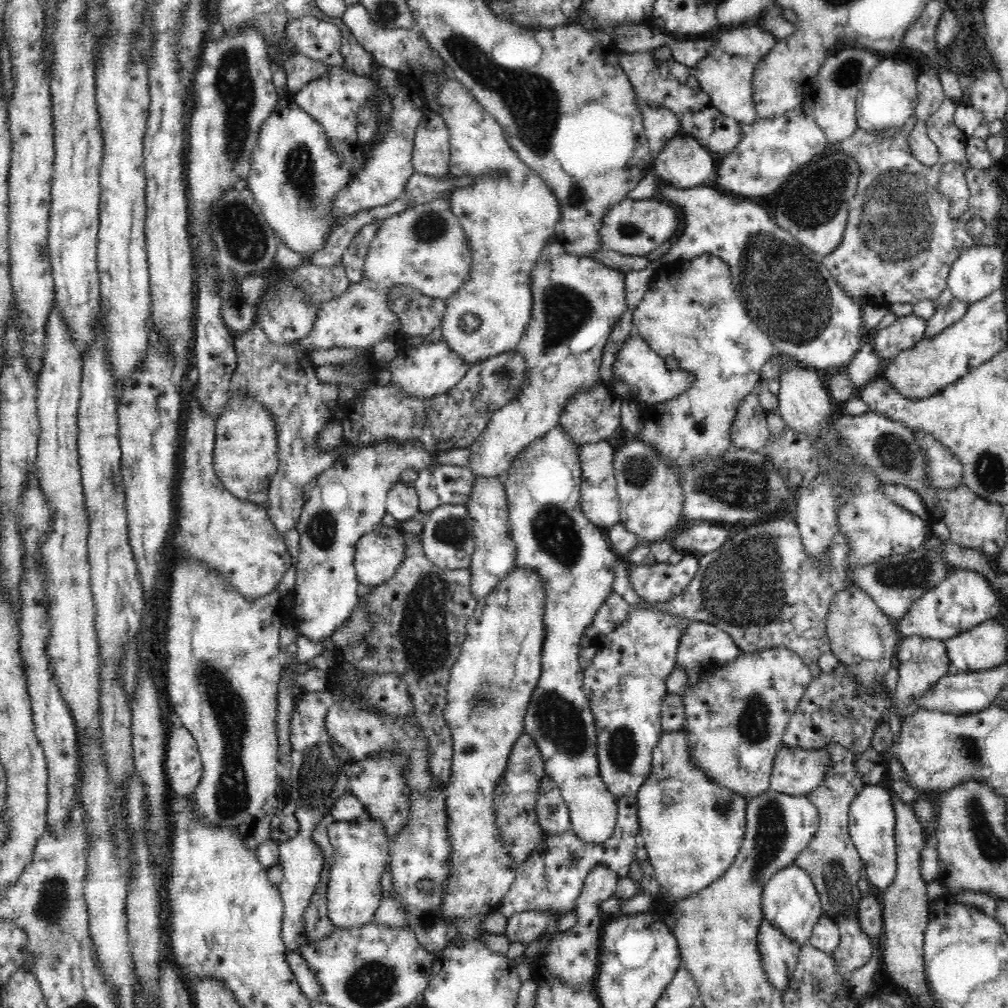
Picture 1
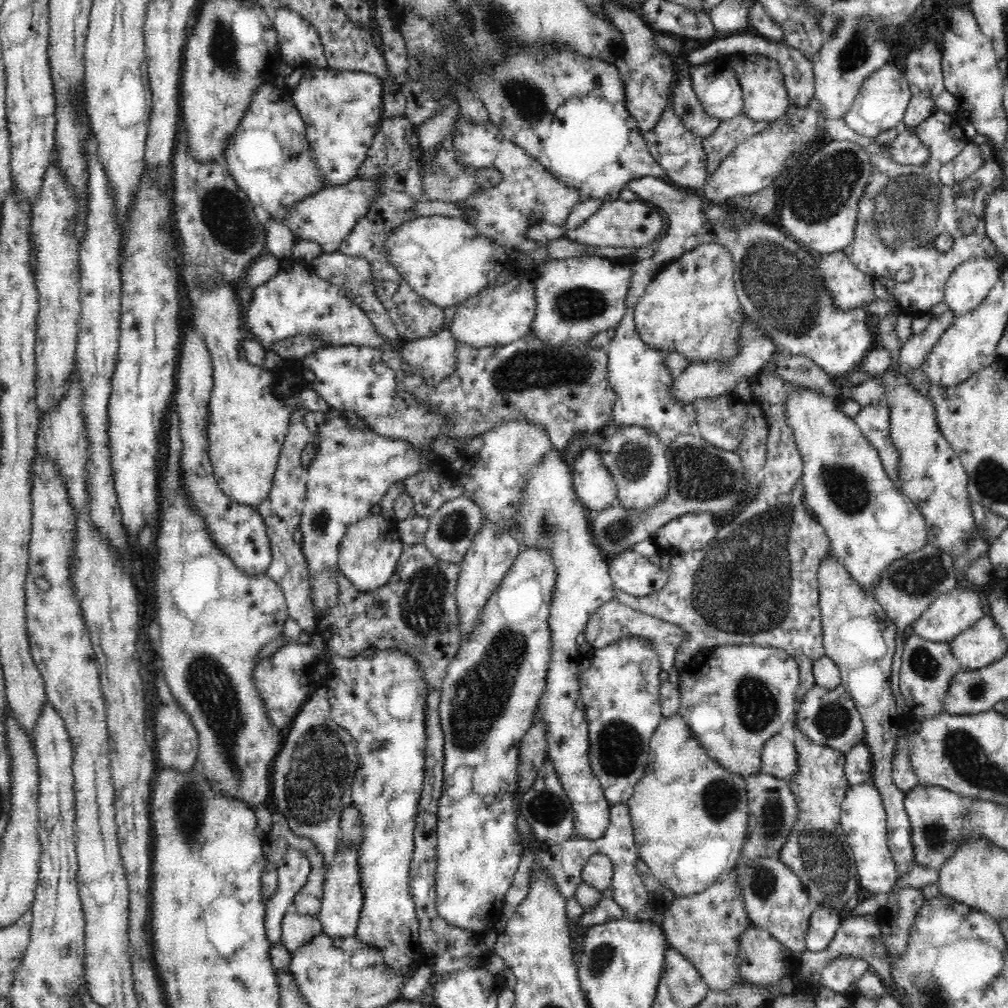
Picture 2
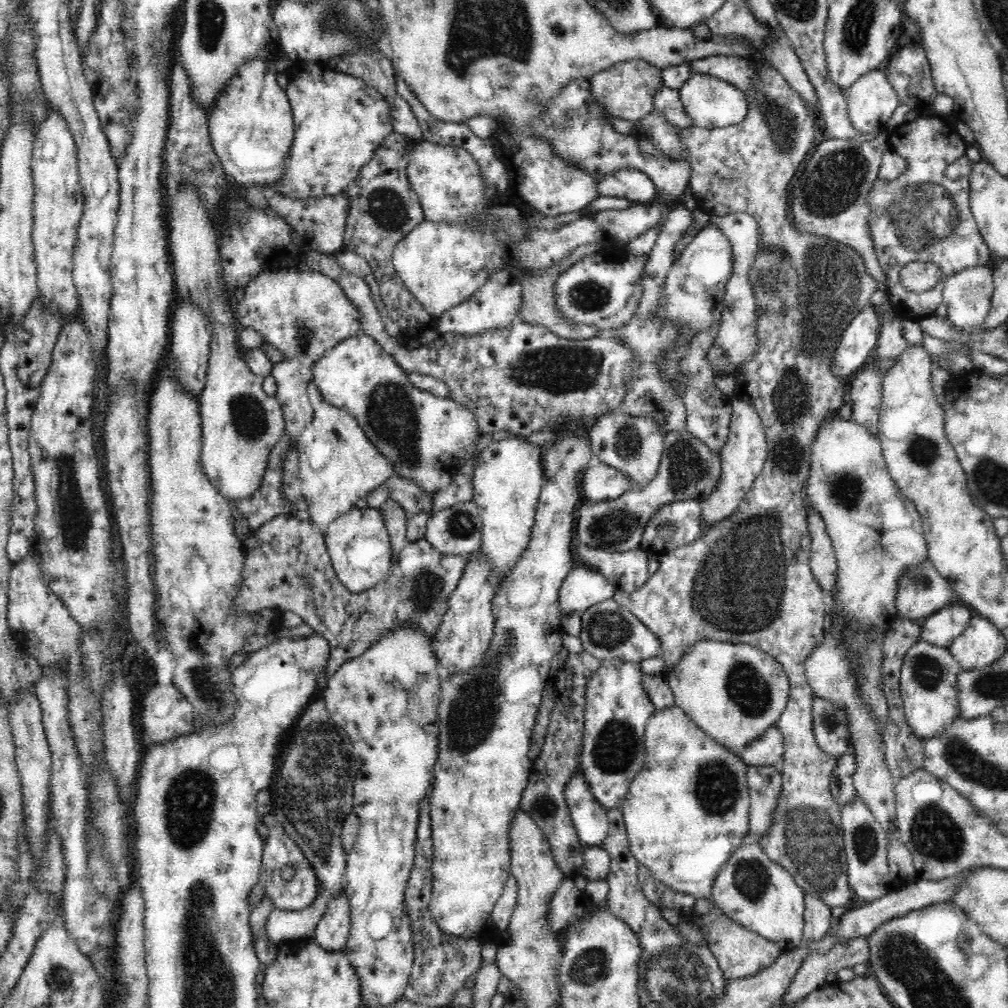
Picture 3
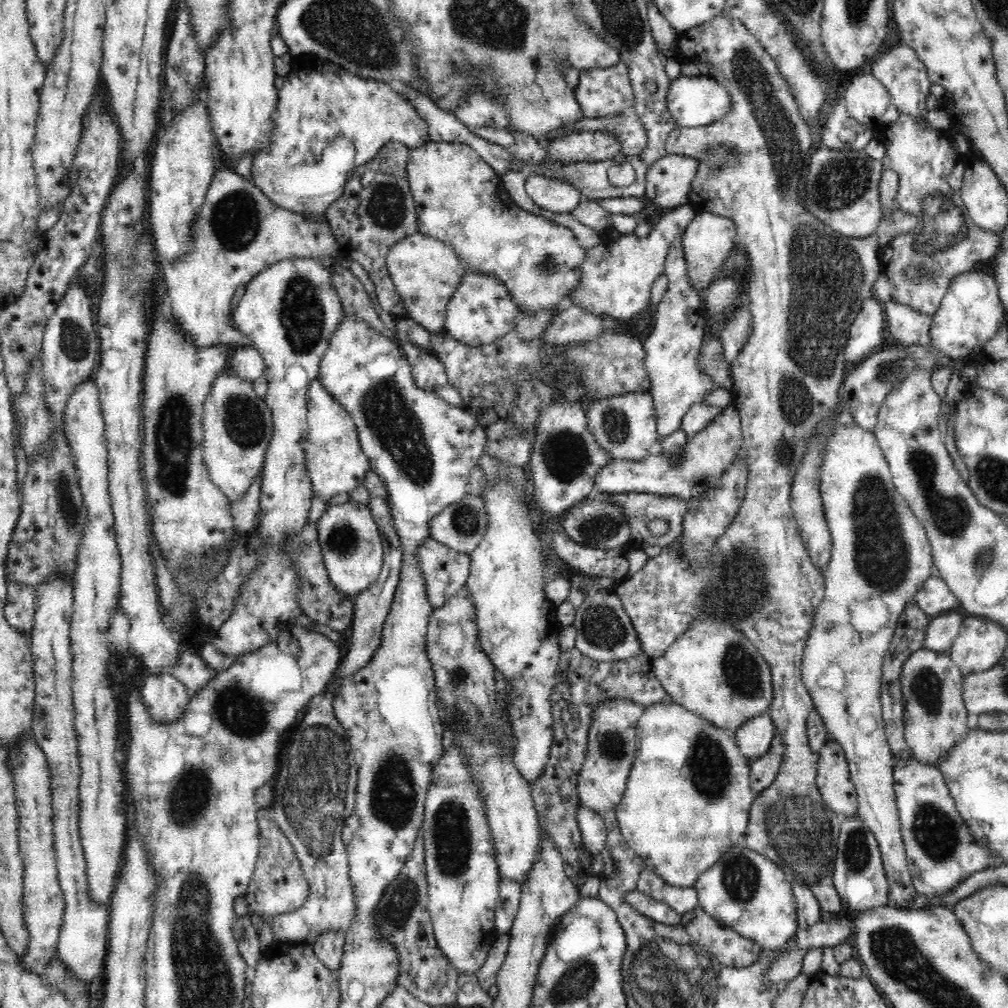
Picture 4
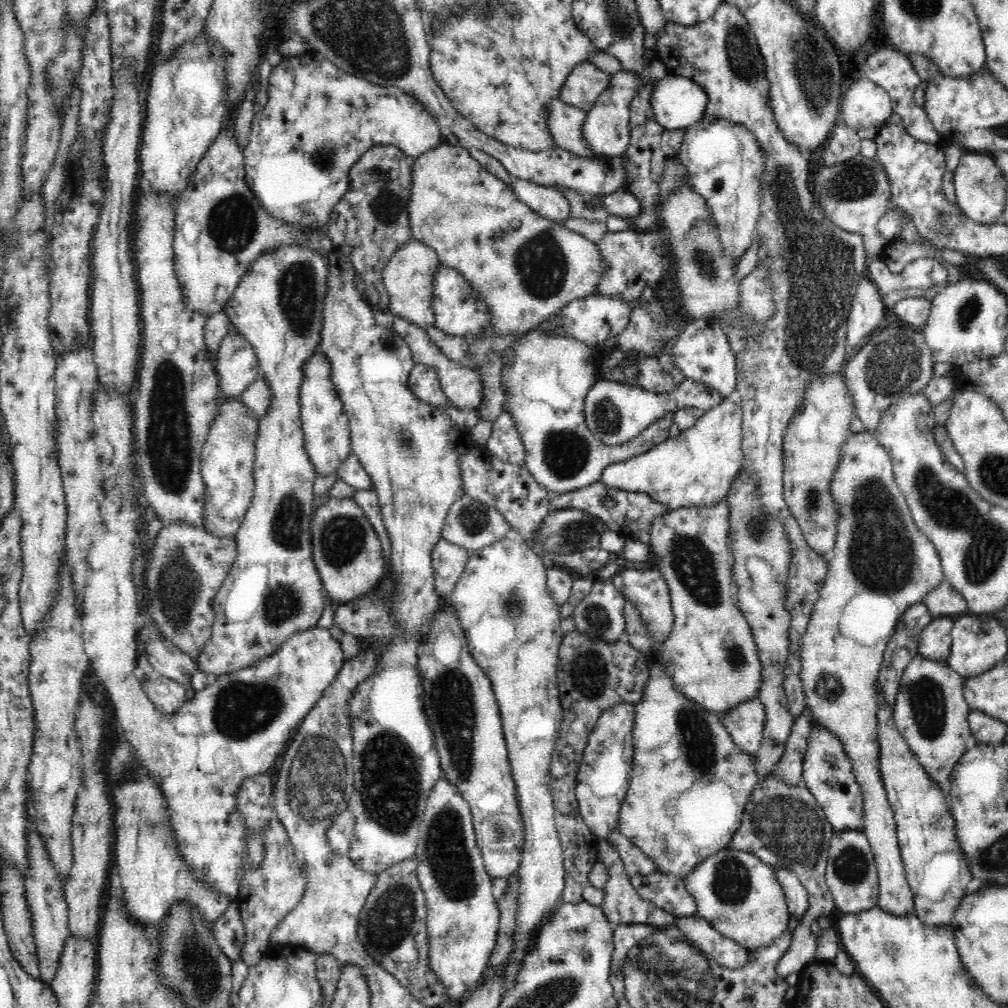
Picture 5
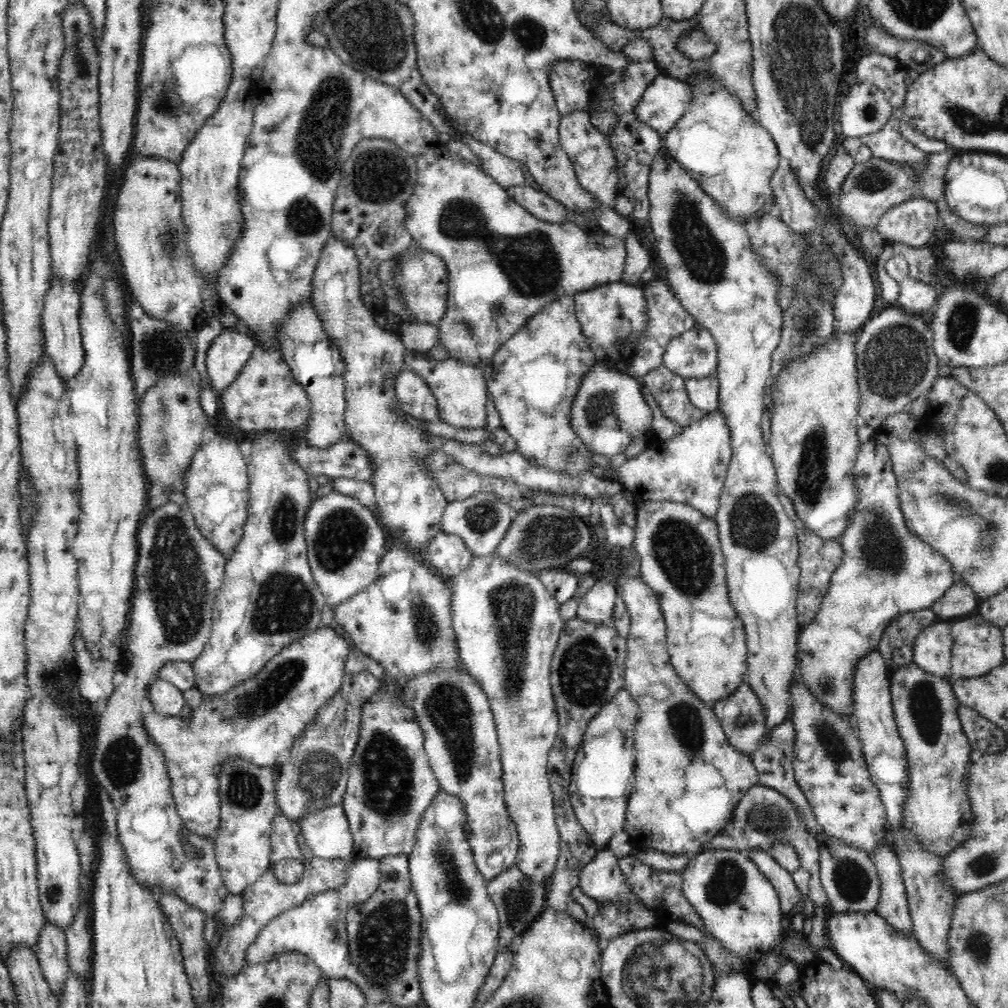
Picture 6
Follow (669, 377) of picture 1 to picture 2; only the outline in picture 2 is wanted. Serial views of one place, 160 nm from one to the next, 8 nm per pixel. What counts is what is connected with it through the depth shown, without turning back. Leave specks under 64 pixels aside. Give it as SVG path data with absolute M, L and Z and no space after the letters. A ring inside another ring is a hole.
M744 308L740 314L742 320L739 330L739 349L735 357L727 363L720 361L706 361L703 363L690 364L688 368L681 372L678 378L674 378L674 384L670 388L670 393L674 395L674 399L682 401L682 403L692 404L693 400L699 398L722 397L730 394L732 388L745 377L752 377L758 374L763 365L769 362L769 359L775 351L775 344L766 333L762 333L756 325L756 319L752 319L750 315L746 315Z

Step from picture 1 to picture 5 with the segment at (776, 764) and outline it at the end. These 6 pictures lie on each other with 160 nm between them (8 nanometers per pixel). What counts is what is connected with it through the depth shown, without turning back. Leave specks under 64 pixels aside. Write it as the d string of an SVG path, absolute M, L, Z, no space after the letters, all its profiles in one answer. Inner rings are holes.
M750 699L738 703L735 715L724 713L720 717L735 745L740 750L755 756L763 742L766 720L765 708L760 699Z

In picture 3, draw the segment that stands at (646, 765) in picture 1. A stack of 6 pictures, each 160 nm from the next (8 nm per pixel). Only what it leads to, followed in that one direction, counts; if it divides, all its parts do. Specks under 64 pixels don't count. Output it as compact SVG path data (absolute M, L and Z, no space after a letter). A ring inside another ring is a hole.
M610 658L610 660L603 660L602 668L596 672L596 676L588 682L586 688L585 728L580 751L580 769L595 799L607 809L620 808L624 797L628 794L630 783L647 758L645 726L656 708L643 689L643 674L640 662L624 662L619 658Z

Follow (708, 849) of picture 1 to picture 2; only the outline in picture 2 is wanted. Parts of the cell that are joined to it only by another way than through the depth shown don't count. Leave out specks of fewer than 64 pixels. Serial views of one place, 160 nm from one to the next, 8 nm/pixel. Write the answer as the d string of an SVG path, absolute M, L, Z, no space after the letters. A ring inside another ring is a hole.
M680 713L664 717L653 733L647 771L627 802L636 848L639 860L649 866L666 891L675 897L692 896L722 880L736 867L749 823L747 782L708 755Z

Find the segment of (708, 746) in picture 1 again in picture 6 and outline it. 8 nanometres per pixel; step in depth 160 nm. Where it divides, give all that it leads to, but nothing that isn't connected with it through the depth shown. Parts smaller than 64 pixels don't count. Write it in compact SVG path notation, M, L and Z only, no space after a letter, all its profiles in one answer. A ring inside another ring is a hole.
M643 501L644 504L636 509L636 530L634 532L634 543L637 555L639 556L639 577L660 597L660 609L663 612L665 623L667 626L667 649L669 659L676 671L676 674L686 683L686 686L698 698L702 699L706 704L712 706L717 700L723 699L725 696L731 695L740 683L746 680L747 671L747 634L743 625L743 620L732 607L729 600L729 590L725 577L725 560L721 543L719 540L719 527L715 518L704 516L699 510L687 506L685 503L671 501Z

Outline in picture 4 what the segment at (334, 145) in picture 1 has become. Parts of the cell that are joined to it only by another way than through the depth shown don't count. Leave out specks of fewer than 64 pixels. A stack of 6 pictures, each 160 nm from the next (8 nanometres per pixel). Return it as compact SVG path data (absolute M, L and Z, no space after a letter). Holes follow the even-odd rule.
M313 60L308 67L298 69L293 67L284 78L285 83L278 90L278 104L276 116L274 116L274 130L272 131L271 143L264 149L260 149L252 161L251 175L253 183L272 201L272 204L297 212L306 216L320 214L342 196L343 191L336 194L324 194L316 198L302 198L296 194L296 166L314 166L320 162L322 150L333 140L341 137L348 138L355 146L355 167L366 164L372 160L379 150L390 141L405 144L410 150L424 146L430 141L428 124L426 120L414 108L410 101L402 93L392 89L386 82L366 80L360 78L348 70L329 63L328 61Z

